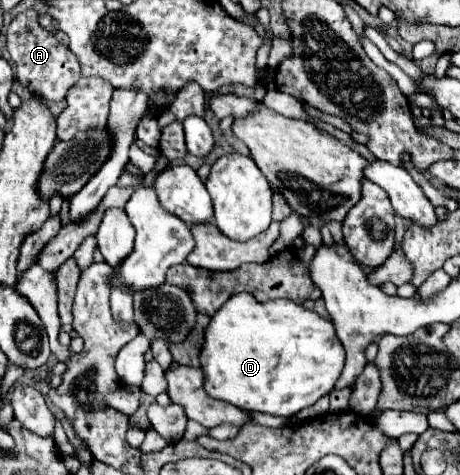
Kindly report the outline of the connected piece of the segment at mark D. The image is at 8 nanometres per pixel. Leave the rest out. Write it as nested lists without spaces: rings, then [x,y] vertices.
[[[232,295],[210,319],[200,349],[200,367],[204,371],[206,393],[214,399],[234,403],[244,411],[260,411],[276,417],[292,417],[304,407],[314,405],[322,395],[330,393],[344,367],[344,347],[334,327],[314,311],[290,299],[274,299],[266,303],[254,301],[252,295]]]

